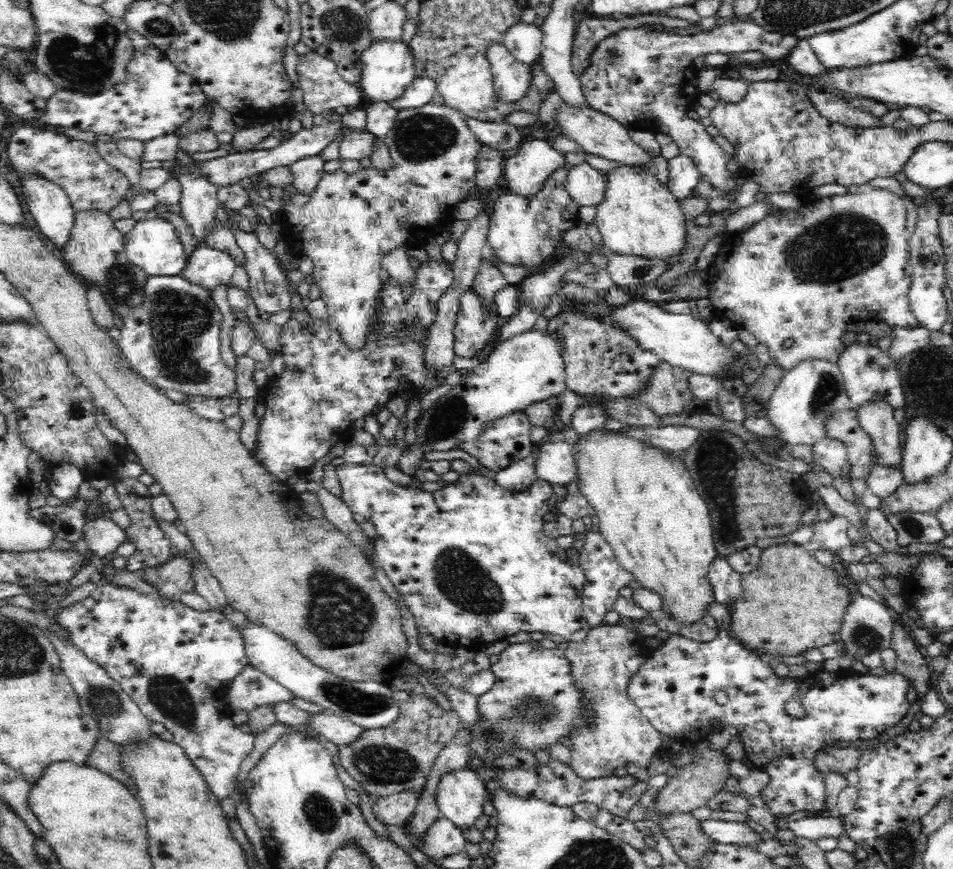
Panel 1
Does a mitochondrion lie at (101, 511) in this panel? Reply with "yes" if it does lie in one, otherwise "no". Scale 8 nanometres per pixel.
no

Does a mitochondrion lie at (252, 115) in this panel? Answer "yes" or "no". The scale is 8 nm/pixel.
no

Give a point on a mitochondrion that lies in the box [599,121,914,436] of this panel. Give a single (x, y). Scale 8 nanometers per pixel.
(844, 245)

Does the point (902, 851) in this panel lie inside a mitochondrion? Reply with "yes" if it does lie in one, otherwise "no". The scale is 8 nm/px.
yes

